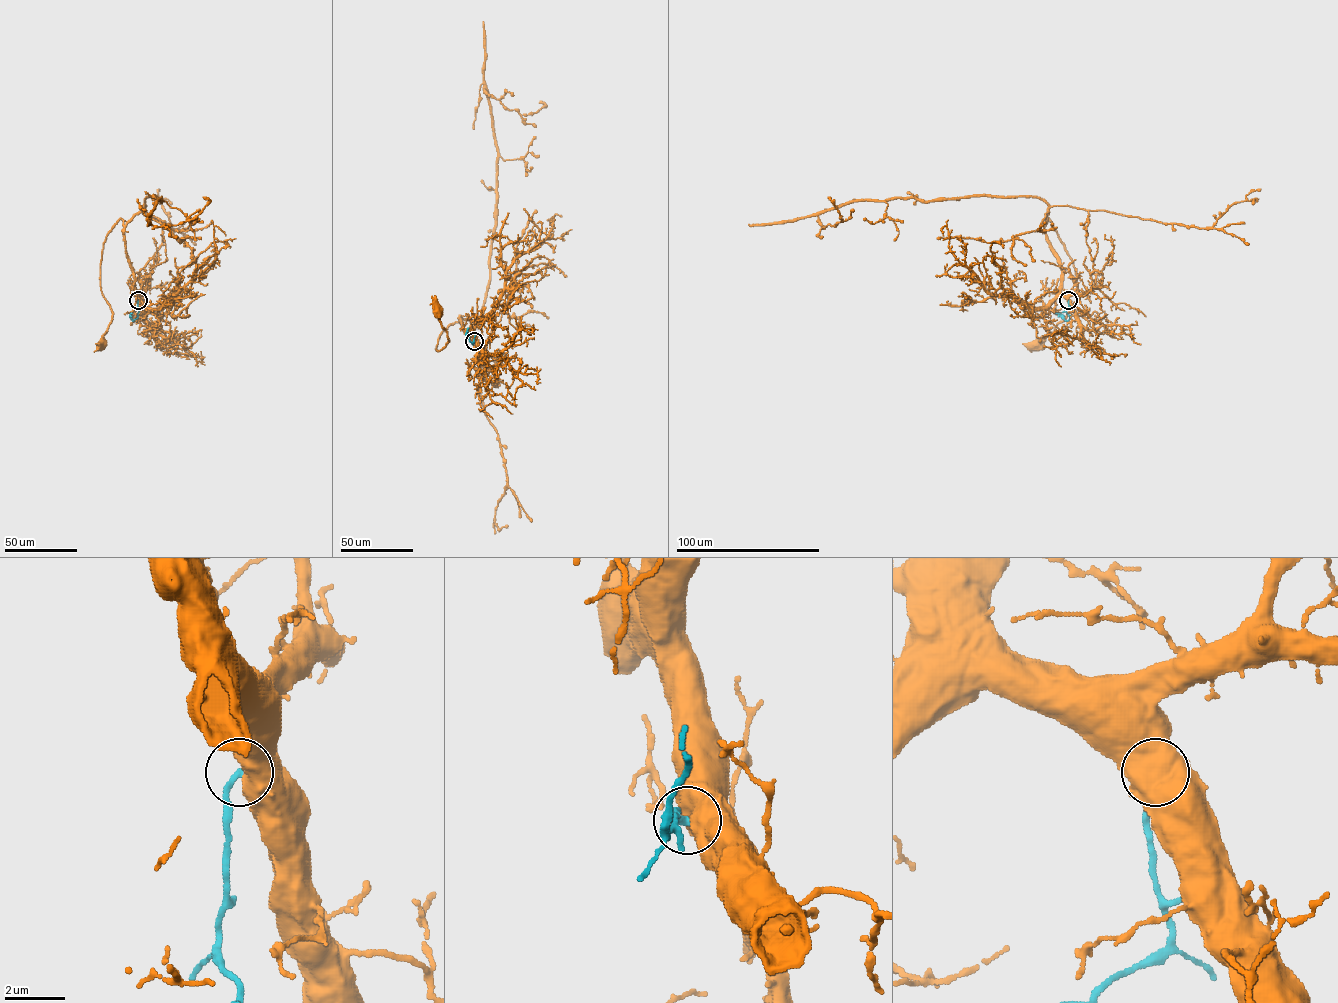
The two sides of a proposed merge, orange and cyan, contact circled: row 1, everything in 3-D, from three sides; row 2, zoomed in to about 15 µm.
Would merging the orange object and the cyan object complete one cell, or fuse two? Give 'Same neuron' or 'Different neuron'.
Different neuron

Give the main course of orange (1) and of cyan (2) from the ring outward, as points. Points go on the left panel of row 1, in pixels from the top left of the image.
1: (138, 300), (135, 275), (125, 248), (123, 221), (120, 218), (103, 245), (100, 284), (112, 317), (102, 343)
2: (138, 300), (137, 317), (133, 320), (130, 316), (132, 313)

